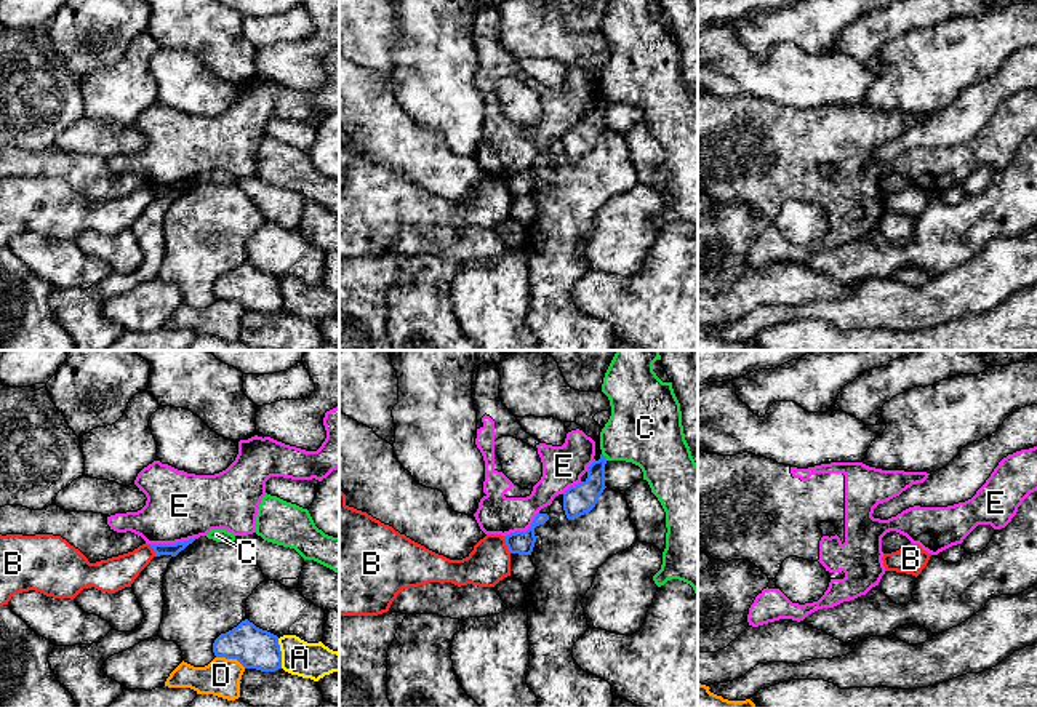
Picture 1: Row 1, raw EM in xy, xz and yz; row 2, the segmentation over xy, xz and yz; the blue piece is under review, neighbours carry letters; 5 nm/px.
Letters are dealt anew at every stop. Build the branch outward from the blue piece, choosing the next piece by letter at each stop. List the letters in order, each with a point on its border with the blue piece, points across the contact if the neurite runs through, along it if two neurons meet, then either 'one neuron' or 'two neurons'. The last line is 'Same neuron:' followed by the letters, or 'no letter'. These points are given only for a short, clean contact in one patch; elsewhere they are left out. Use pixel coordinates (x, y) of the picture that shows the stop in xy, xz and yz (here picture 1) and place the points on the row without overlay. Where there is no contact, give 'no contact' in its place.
A: xy (280, 295) | two neurons
B: xz (506, 186) | along xz (503, 178), (511, 194) | two neurons
C: xz (604, 98) | two neurons
D: xy (231, 299) | two neurons
E: xy (173, 186) | two neurons
Same neuron: no letter

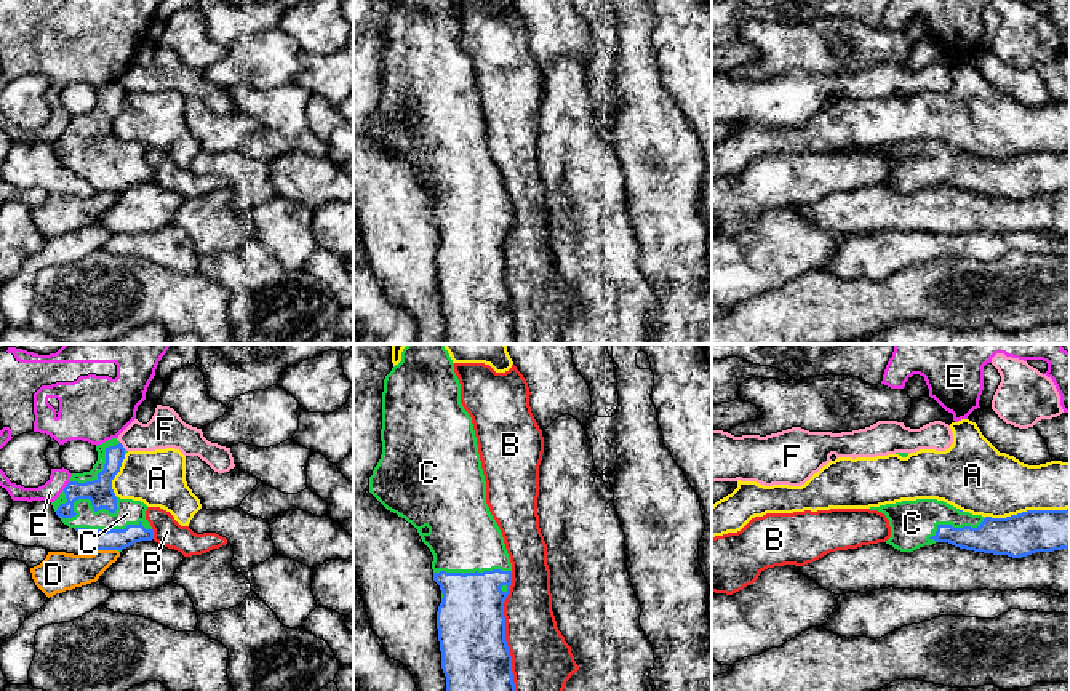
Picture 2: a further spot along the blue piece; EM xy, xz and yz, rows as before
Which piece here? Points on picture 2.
A: yz (1027, 152) | two neurons
B: xz (504, 279) | two neurons
C: xy (88, 139) | one neuron
D: xy (107, 191) | two neurons
E: xy (67, 127) | two neurons
F: xy (122, 87) | two neurons
Same neuron: C

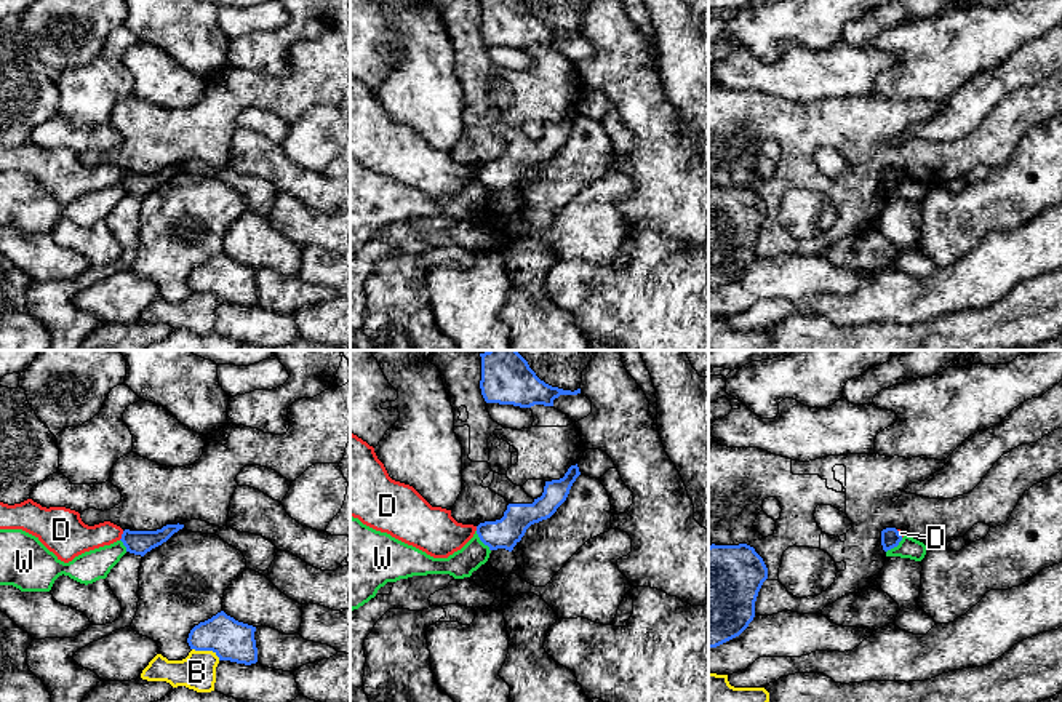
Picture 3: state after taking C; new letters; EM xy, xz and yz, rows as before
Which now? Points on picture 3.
B: xy (207, 291) | two neurons
D: xy (122, 178) | along xy (123, 173), (119, 181) | two neurons
W: xz (482, 183) | along xz (475, 173), (490, 192) | two neurons
Same neuron: no letter

